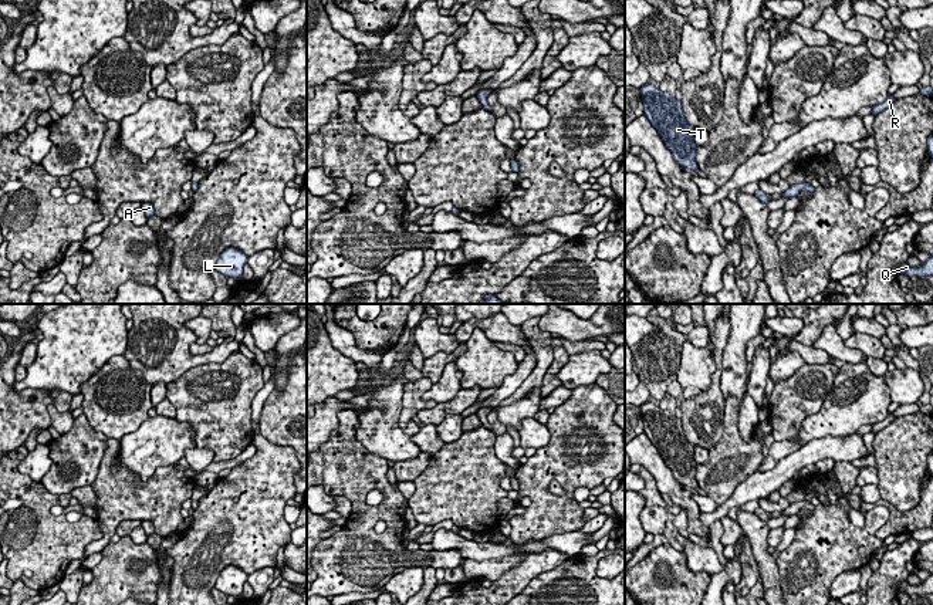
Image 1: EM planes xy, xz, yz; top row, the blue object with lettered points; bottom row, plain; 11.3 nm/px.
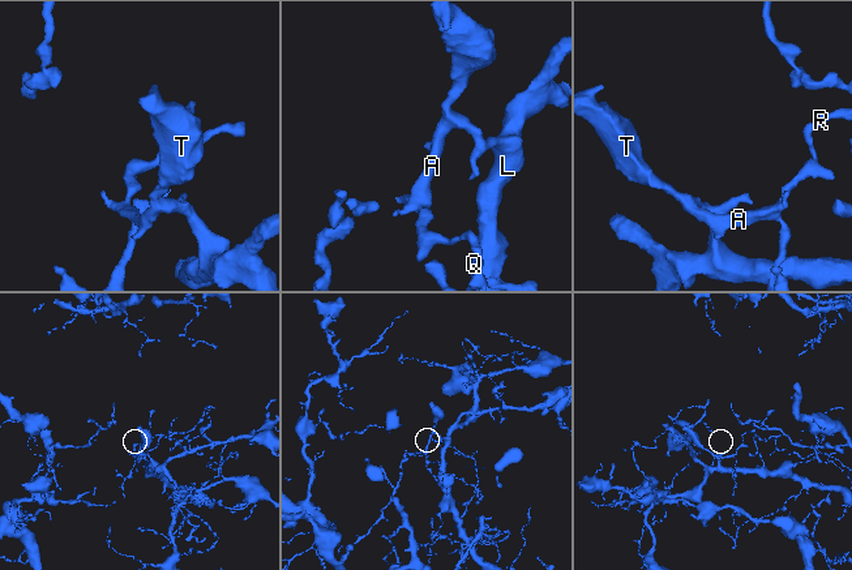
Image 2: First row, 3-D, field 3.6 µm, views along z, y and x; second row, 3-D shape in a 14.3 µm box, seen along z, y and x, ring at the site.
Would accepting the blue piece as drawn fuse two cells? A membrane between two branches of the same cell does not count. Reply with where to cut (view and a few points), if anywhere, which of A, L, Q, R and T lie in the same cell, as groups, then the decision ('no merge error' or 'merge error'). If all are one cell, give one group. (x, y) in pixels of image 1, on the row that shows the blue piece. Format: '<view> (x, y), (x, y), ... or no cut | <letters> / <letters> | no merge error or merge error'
no cut | A L Q R T | no merge error

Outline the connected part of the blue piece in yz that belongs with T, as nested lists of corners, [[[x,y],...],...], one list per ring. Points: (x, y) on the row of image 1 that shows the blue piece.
[[[652,84],[640,87],[645,115],[655,126],[675,160],[686,169],[697,170],[697,145],[693,126],[687,124],[680,99]]]

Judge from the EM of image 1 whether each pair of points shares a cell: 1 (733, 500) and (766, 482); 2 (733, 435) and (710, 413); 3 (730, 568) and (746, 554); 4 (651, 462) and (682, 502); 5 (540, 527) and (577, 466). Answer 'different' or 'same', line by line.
1: same
2: different
3: different
4: same
5: same

